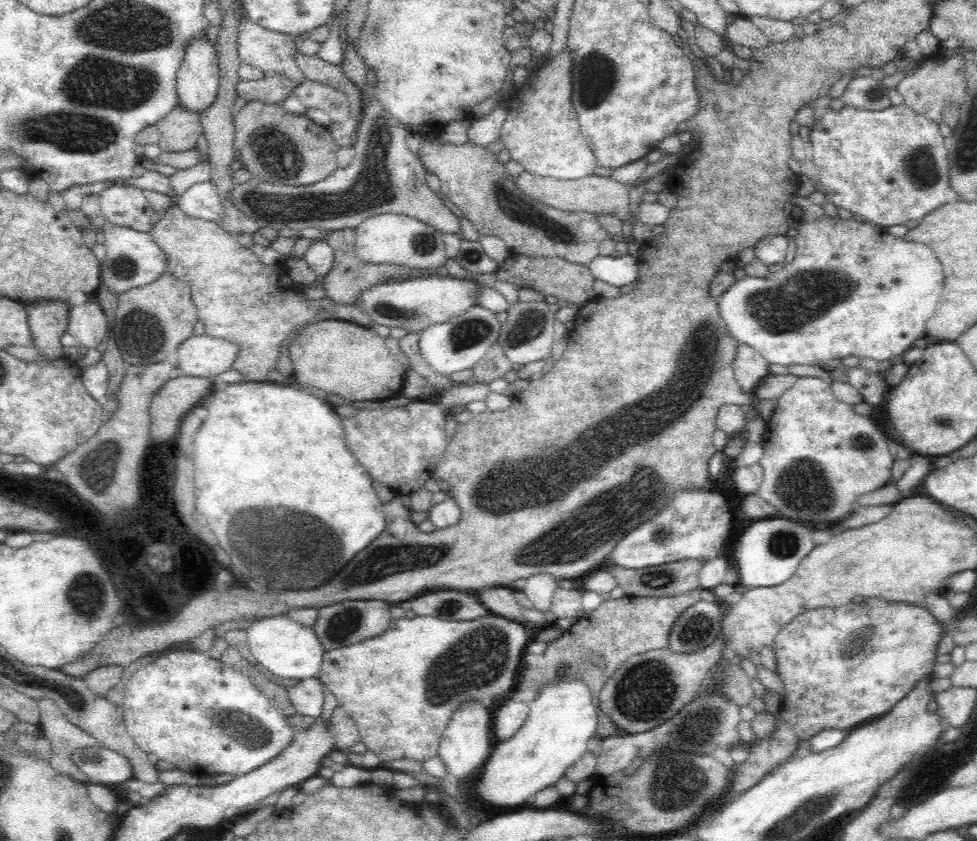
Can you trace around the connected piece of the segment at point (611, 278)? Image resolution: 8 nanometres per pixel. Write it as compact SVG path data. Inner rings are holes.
M598 255L590 262L589 269L595 280L621 287L637 280L637 263L631 255Z

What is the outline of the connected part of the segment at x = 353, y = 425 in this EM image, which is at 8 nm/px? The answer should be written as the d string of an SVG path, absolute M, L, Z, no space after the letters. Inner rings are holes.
M468 379L458 387L438 394L436 402L414 400L403 407L362 409L351 417L340 417L340 423L346 434L346 447L373 480L384 482L398 495L410 495L420 490L420 487L424 487L424 482L431 478L434 468L446 451L449 439L445 434L445 422L448 414L451 414L450 409L454 406L466 405L468 401L485 401L490 392L489 383L478 383Z

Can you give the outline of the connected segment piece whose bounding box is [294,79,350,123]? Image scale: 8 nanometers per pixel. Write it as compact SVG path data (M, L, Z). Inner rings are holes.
M307 79L298 88L294 88L294 95L300 97L300 102L307 109L320 109L327 113L332 123L344 122L350 114L350 102L344 92L326 86L320 82Z

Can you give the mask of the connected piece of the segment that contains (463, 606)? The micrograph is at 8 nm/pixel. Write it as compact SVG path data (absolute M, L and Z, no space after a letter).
M444 590L432 594L423 592L409 601L412 602L416 615L433 616L445 621L469 621L492 614L476 596L458 590Z

